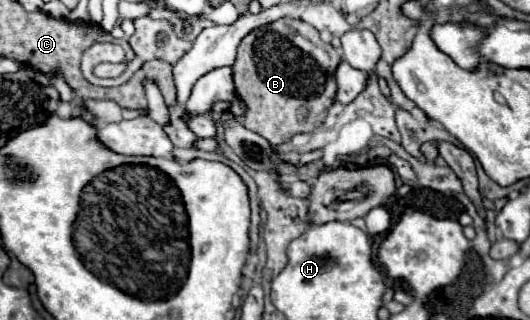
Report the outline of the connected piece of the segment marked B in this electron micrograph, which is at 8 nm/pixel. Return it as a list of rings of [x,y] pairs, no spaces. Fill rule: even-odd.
[[[287,19],[255,29],[241,41],[235,63],[237,97],[247,107],[243,125],[267,139],[273,147],[289,141],[297,133],[311,133],[325,121],[335,101],[335,69],[339,63],[341,57],[337,51],[329,55],[309,43],[289,27]]]

